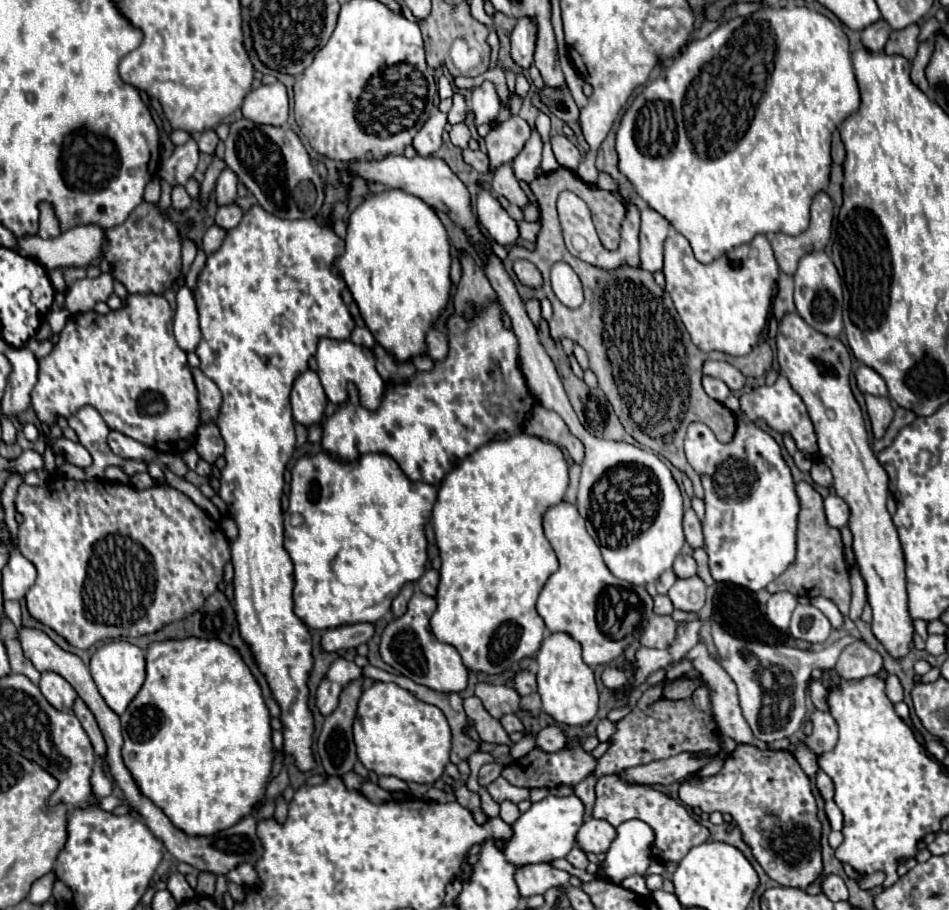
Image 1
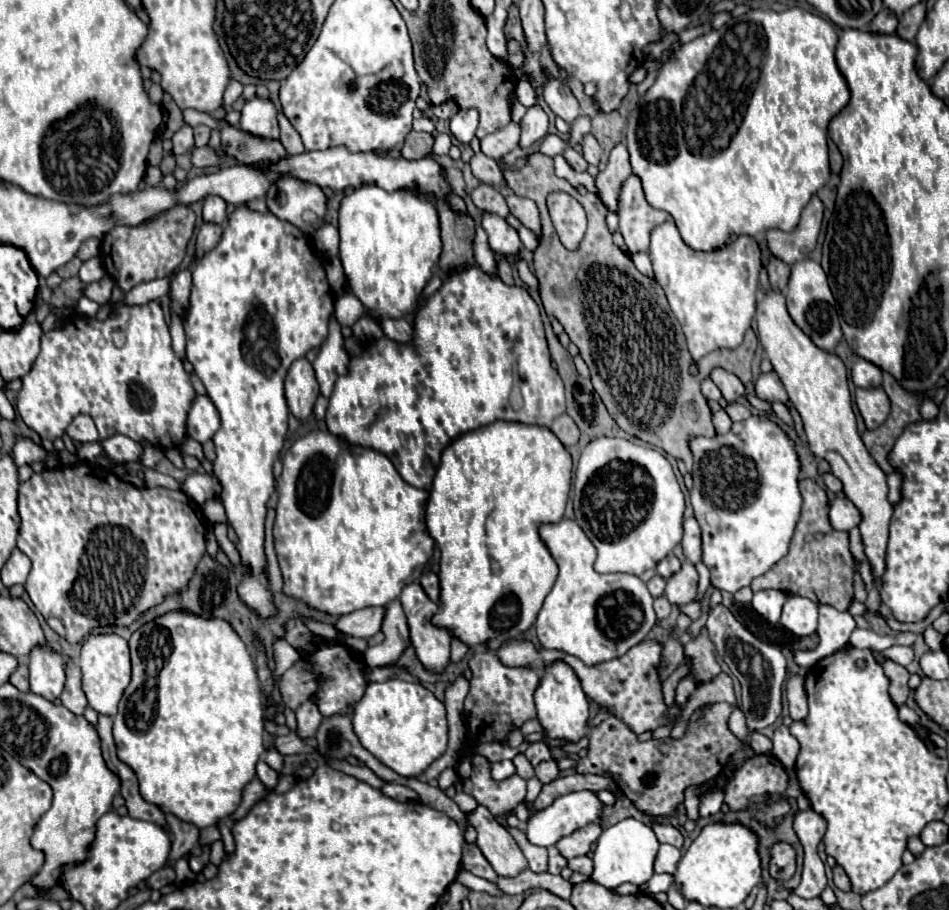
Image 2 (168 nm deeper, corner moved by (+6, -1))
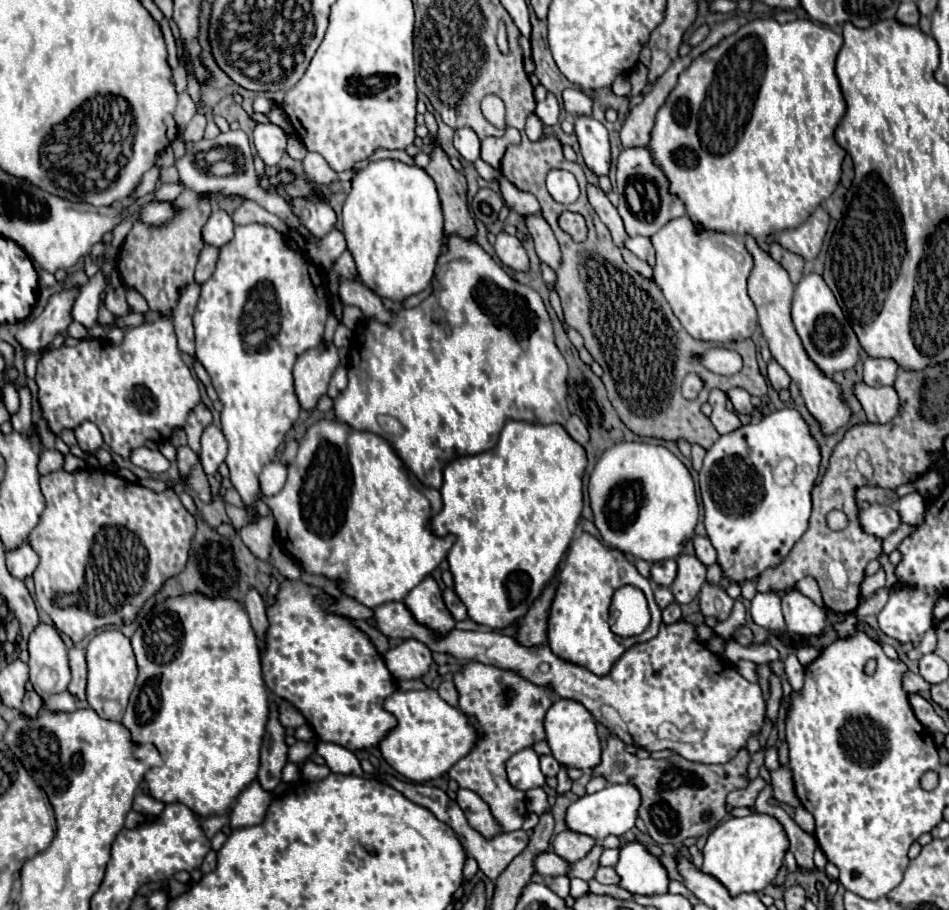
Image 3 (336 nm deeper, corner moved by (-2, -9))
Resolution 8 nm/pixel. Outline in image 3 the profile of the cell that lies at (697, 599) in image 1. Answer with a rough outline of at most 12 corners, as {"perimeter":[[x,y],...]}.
{"perimeter":[[695,556],[677,558],[671,592],[677,604],[695,600],[705,566]]}

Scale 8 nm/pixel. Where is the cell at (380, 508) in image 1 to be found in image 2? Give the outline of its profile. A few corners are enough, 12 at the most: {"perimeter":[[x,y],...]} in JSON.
{"perimeter":[[373,448],[287,450],[283,592],[343,616],[419,580],[429,494]]}

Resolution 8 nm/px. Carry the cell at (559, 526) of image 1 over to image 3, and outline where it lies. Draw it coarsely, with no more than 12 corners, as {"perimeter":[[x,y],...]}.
{"perimeter":[[587,532],[571,542],[547,620],[551,650],[599,676],[637,636],[609,628],[613,594],[651,582]]}

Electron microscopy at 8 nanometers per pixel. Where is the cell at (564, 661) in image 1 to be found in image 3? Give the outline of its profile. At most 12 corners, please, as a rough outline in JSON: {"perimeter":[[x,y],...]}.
{"perimeter":[[559,698],[545,714],[557,762],[593,768],[601,760],[595,718]]}

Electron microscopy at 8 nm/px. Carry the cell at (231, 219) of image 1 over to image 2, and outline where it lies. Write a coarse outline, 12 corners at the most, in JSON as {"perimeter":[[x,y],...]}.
{"perimeter":[[203,224],[195,240],[195,258],[203,258],[221,240],[223,226]]}

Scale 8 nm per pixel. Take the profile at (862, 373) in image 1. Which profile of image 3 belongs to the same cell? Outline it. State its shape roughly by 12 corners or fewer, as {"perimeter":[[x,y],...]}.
{"perimeter":[[867,358],[863,382],[867,386],[893,386],[897,364]]}

